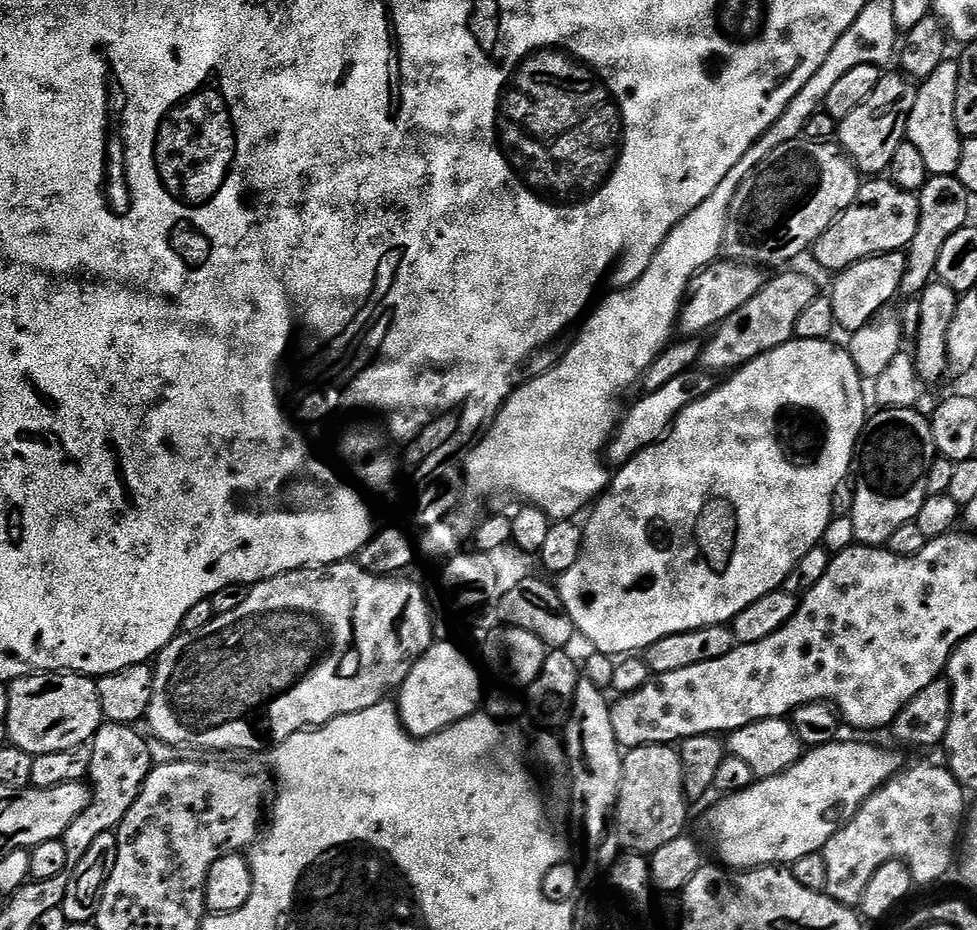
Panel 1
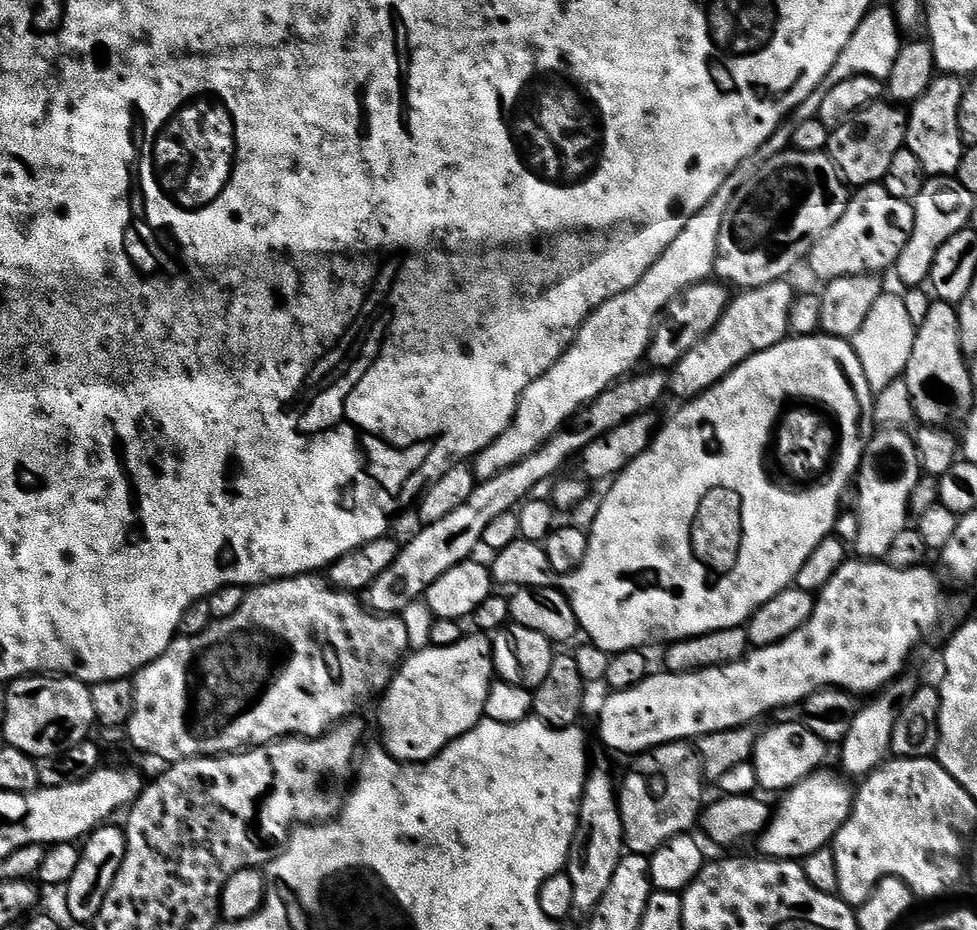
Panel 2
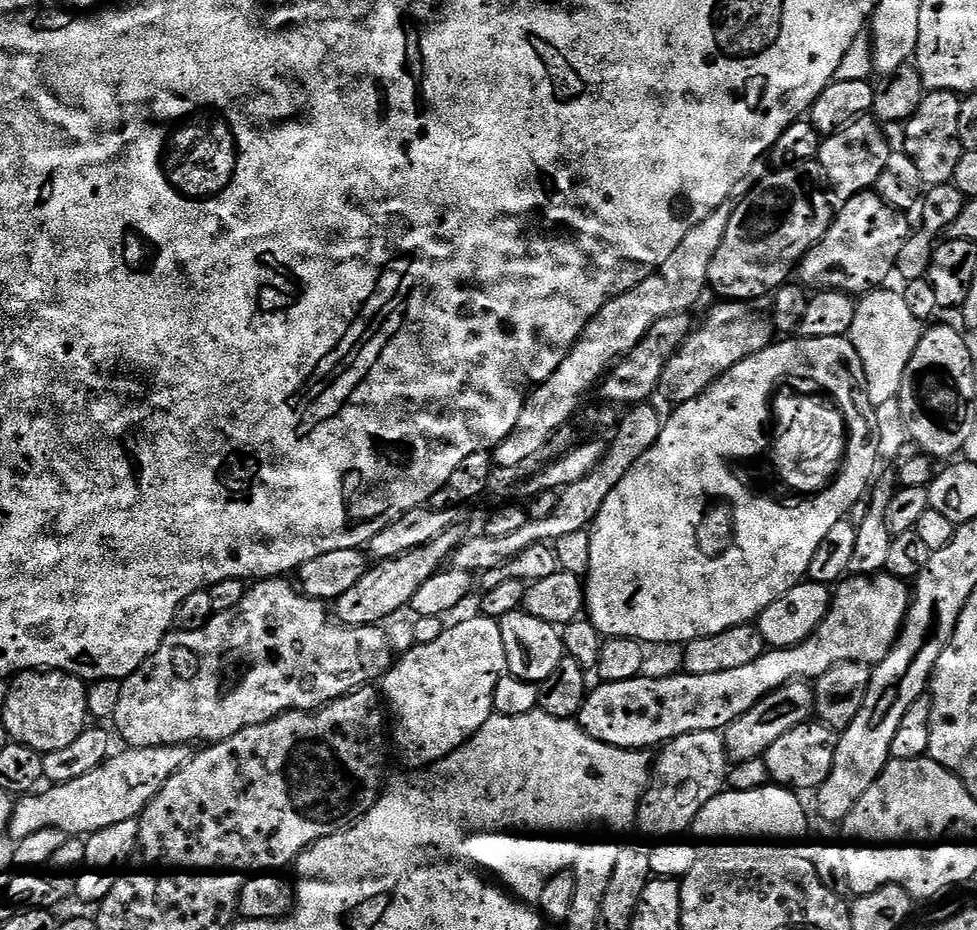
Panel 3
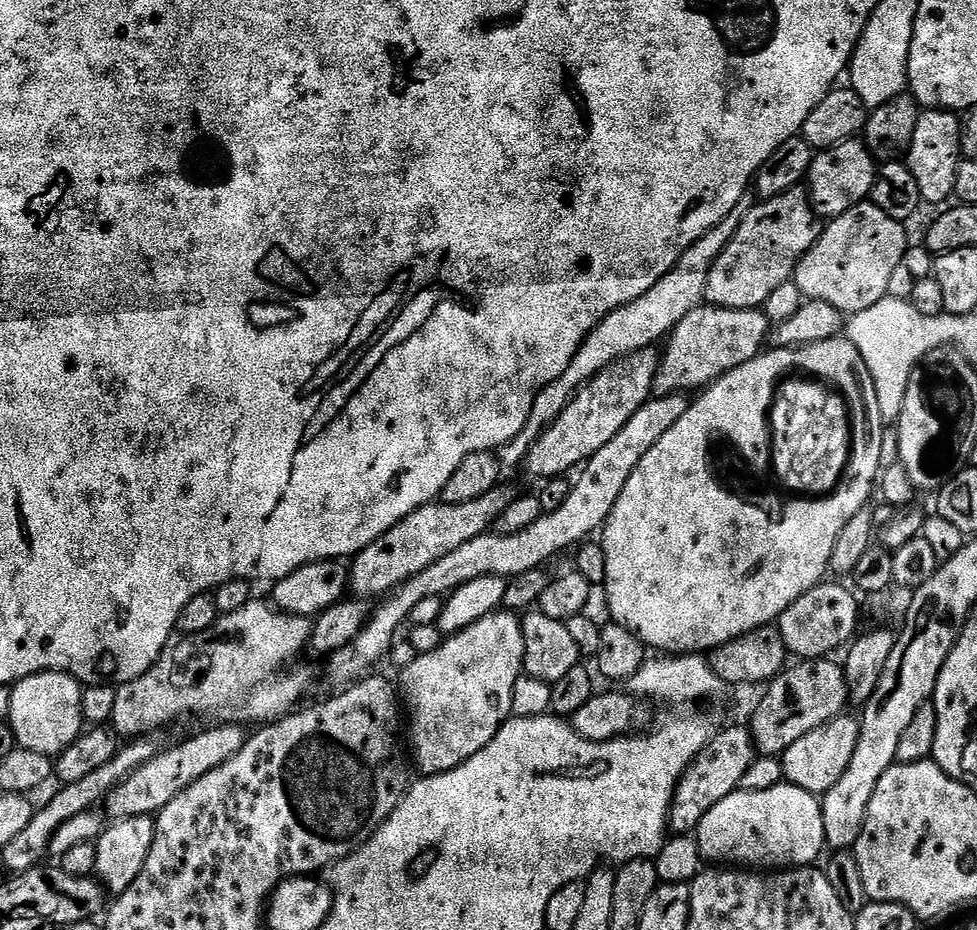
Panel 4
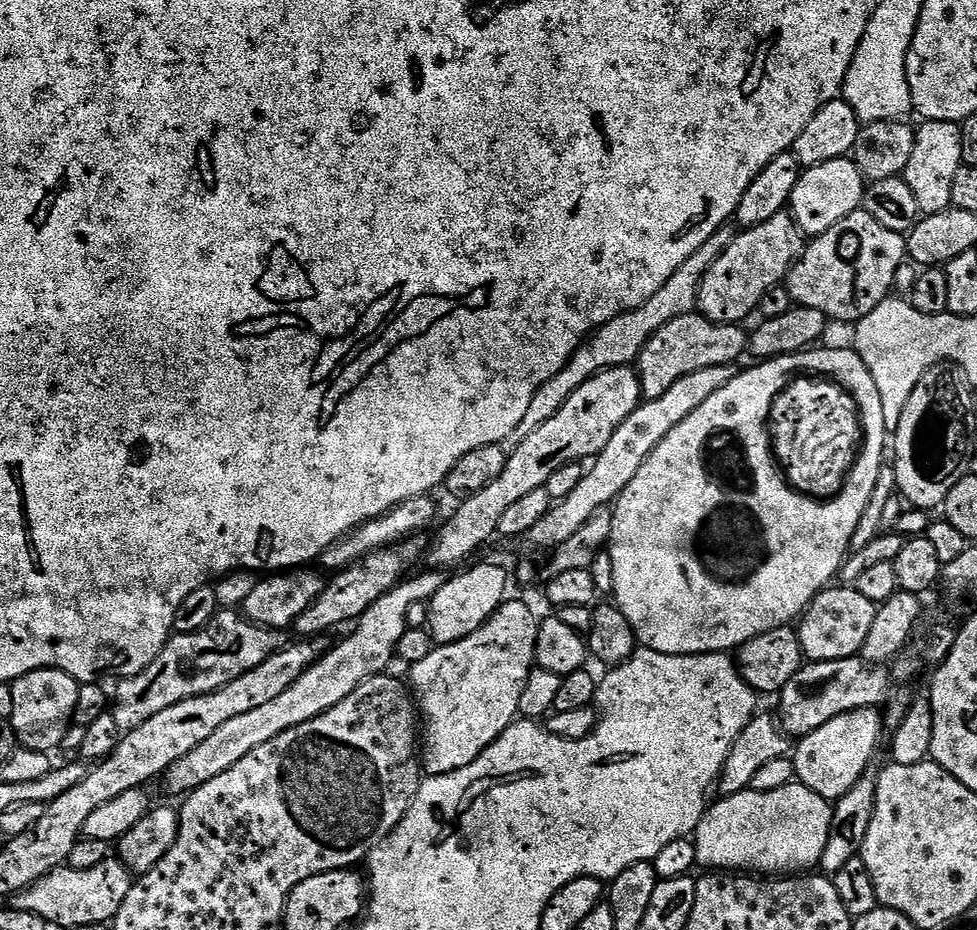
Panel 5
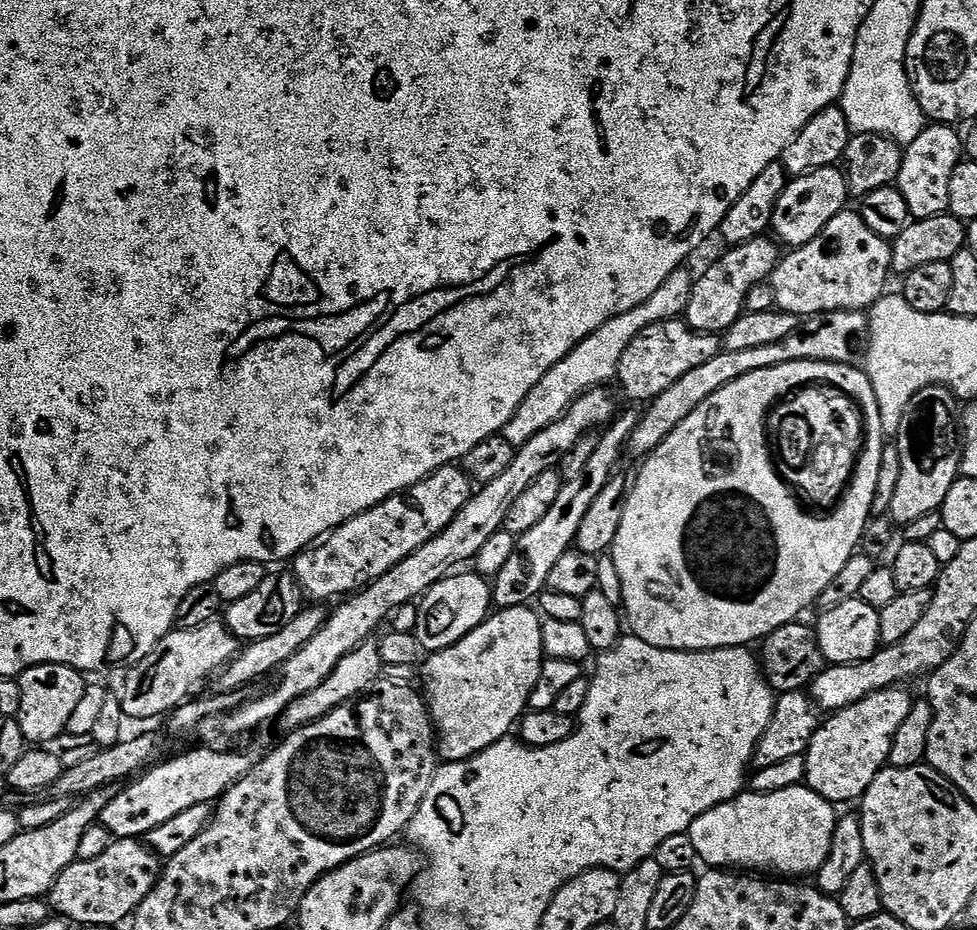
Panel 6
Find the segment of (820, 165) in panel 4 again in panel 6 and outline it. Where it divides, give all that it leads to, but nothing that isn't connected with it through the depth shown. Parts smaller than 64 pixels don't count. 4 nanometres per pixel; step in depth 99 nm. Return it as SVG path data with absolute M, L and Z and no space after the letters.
M836 166L819 168L804 176L789 179L788 185L782 190L782 198L778 198L778 206L774 206L771 231L775 239L781 245L788 244L789 249L809 244L814 238L818 238L818 234L822 234L824 227L839 212L849 207L848 196L850 197L848 179Z

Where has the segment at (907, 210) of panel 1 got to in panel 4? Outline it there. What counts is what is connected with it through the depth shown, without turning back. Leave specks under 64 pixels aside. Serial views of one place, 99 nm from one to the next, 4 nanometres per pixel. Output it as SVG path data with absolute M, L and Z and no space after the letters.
M861 202L846 210L840 216L831 217L823 225L811 248L796 261L794 265L794 283L801 297L824 302L837 308L842 314L855 314L874 306L889 295L888 283L901 267L904 253L909 251L908 236L904 233L905 225L899 220L890 218L877 204Z

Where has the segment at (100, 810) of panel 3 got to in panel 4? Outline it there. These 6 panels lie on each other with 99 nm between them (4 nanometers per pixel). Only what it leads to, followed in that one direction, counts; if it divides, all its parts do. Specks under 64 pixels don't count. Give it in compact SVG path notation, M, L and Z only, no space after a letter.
M220 722L215 725L217 728L208 728L181 744L176 744L172 749L161 750L153 760L141 765L140 768L125 777L120 784L117 784L106 796L108 812L116 820L125 820L131 816L152 816L159 813L182 790L190 787L198 778L202 778L230 759L238 749L243 746L246 739L246 732L243 732L241 725L236 722Z

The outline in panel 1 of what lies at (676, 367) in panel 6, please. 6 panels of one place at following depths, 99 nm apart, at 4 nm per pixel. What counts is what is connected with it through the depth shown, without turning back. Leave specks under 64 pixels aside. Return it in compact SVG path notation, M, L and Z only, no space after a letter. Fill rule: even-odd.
M784 270L781 276L776 276L765 283L764 288L742 306L742 310L734 310L730 318L726 318L715 329L709 344L703 345L699 363L705 364L712 372L724 372L742 368L754 358L787 344L796 335L798 314L814 302L818 294L816 284L808 276L800 272ZM716 336L716 337L715 337ZM728 368L728 369L727 369Z

